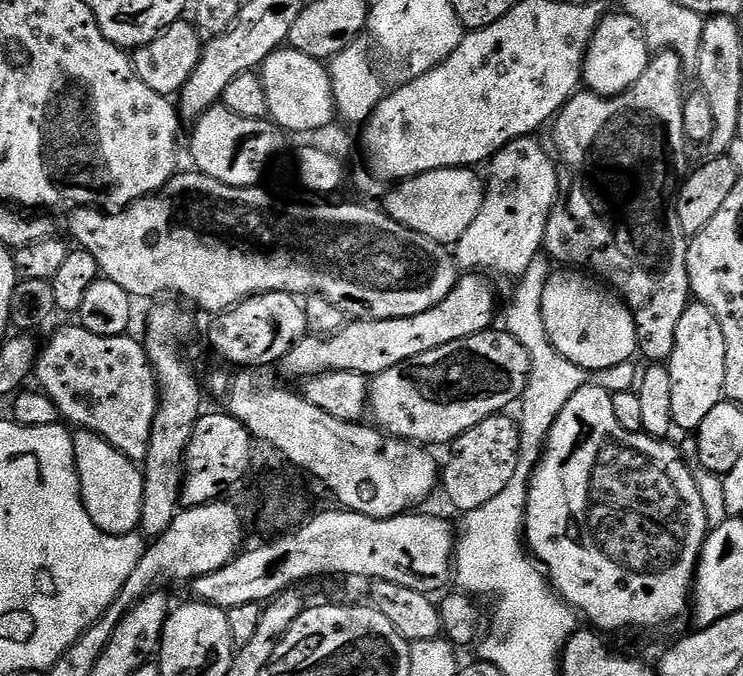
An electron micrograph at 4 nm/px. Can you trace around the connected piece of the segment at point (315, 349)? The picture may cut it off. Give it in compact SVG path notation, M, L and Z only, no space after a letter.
M464 274L457 279L454 290L438 306L422 310L410 318L386 318L385 320L352 320L345 323L339 332L331 336L306 335L280 359L278 371L288 380L303 382L310 376L320 376L324 372L357 372L374 378L390 366L398 366L426 350L438 350L450 342L470 338L493 327L492 319L497 319L496 296L487 275Z

